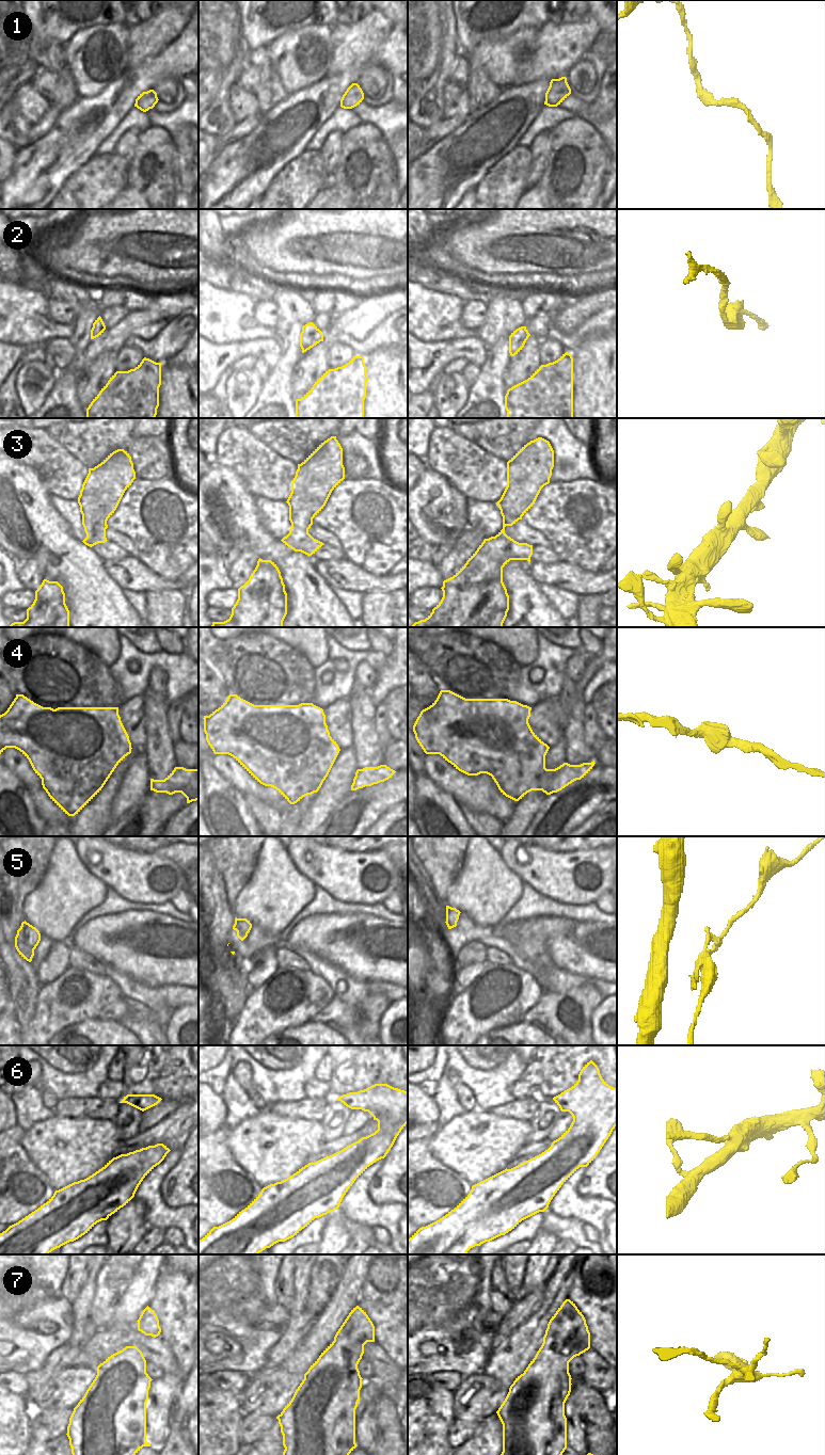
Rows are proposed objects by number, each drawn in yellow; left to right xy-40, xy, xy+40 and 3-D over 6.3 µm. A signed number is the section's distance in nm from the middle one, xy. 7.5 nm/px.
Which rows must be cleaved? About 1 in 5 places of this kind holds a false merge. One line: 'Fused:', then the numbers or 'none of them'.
Fused: 5

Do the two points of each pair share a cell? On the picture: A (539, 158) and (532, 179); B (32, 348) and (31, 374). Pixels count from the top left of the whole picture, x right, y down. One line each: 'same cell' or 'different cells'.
A: same cell
B: different cells

